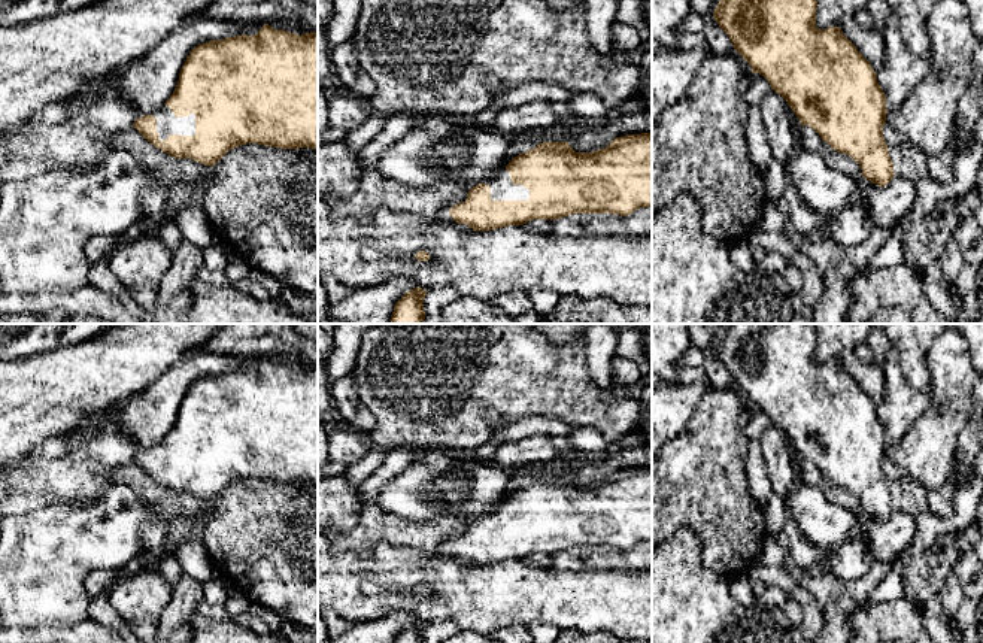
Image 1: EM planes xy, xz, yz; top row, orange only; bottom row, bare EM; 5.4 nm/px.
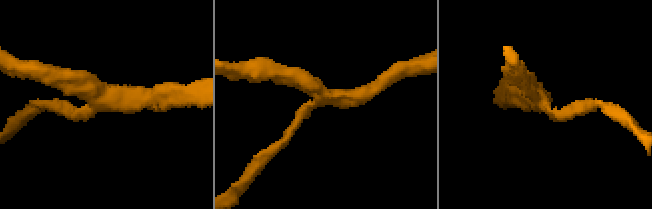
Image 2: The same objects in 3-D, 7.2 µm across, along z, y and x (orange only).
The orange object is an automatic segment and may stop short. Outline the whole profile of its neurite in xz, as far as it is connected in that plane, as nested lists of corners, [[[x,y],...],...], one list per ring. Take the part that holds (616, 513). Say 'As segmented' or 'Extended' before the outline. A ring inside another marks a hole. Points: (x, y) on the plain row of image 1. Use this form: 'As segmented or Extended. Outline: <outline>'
Extended. Outline: [[[652,467],[621,470],[594,486],[576,486],[568,476],[538,477],[515,491],[488,516],[474,519],[462,537],[443,542],[439,553],[488,565],[574,548],[626,551],[640,542],[652,542]]]

